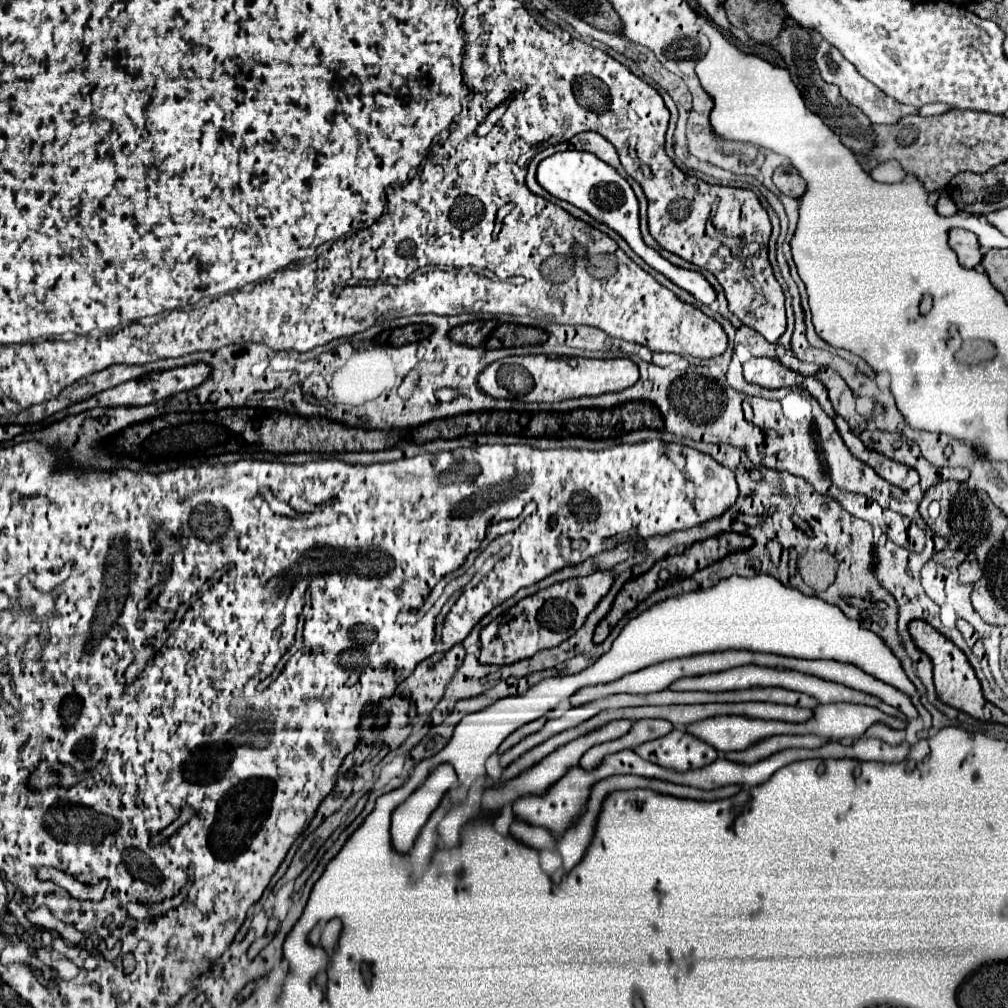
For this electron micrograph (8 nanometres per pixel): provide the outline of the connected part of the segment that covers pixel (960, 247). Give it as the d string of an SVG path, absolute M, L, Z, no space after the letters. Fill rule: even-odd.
M950 229L948 235L950 235L950 247L956 251L962 267L972 269L982 261L978 237L974 233L964 229Z

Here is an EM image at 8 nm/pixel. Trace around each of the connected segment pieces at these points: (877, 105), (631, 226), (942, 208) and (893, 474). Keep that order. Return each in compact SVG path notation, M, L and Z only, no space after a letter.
M820 41L818 49L816 49L816 65L818 65L818 71L820 71L822 79L824 79L826 83L838 85L838 87L840 87L840 95L842 95L846 101L850 101L852 105L856 105L872 123L892 125L892 123L896 123L898 119L902 119L902 117L914 113L912 107L898 103L896 99L892 99L892 97L888 97L886 93L882 93L876 85L872 85L870 81L866 81L866 79L856 71L856 67L854 67L850 61L846 61L846 59L840 55L840 51L834 49L834 47L832 47L830 43L826 43L826 41Z
M564 151L564 153L550 155L538 165L536 179L538 179L540 187L544 187L552 197L572 203L574 207L586 211L596 221L600 221L600 223L608 225L610 229L614 229L632 247L632 251L636 255L640 255L652 269L660 271L672 283L676 283L678 287L692 293L700 303L712 305L716 301L716 293L714 293L712 285L698 271L690 271L690 269L682 269L682 267L672 265L658 251L650 249L642 241L640 227L638 227L638 199L636 199L632 187L628 185L628 181L624 177L620 177L616 173L616 169L612 169L610 165L600 161L596 155L586 153L586 151Z
M942 191L940 193L940 197L938 197L938 203L936 203L936 211L940 213L940 215L954 215L958 209L956 209L956 205L950 201L950 197L946 195L946 191Z
M874 453L870 465L876 469L876 473L880 477L884 477L888 483L892 483L904 491L908 491L912 485L918 483L918 473L912 467L902 465L898 461L892 461L880 453Z

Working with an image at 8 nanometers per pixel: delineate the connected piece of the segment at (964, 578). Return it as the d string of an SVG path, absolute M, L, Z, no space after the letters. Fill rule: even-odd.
M965 560L958 569L959 581L963 584L973 585L983 575L983 570L978 561ZM977 564L977 567L976 565Z

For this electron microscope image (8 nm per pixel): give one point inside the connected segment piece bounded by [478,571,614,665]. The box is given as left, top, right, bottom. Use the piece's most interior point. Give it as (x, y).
(541, 621)

